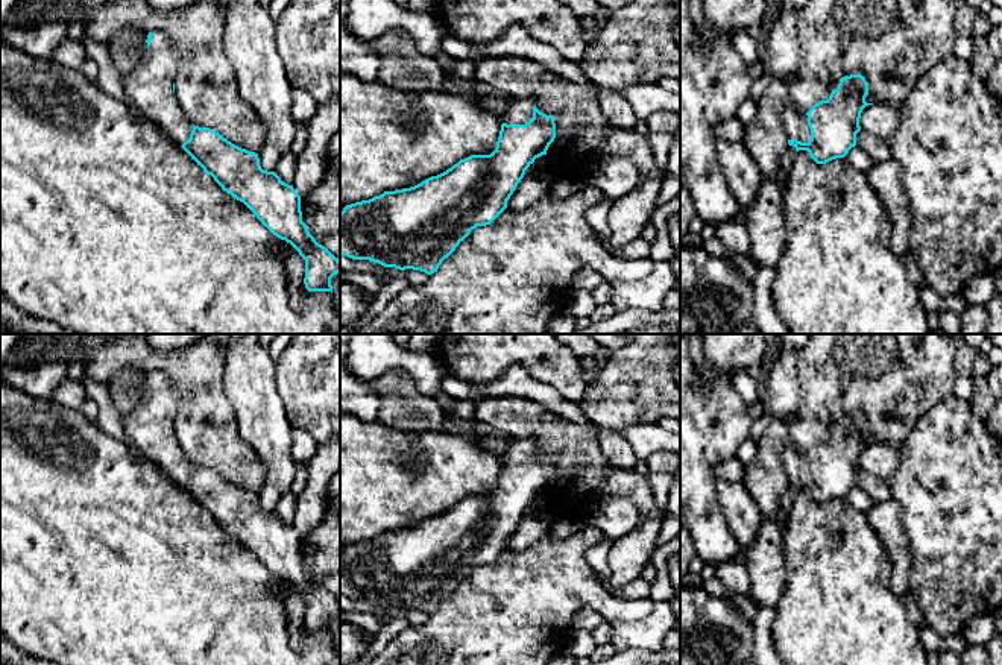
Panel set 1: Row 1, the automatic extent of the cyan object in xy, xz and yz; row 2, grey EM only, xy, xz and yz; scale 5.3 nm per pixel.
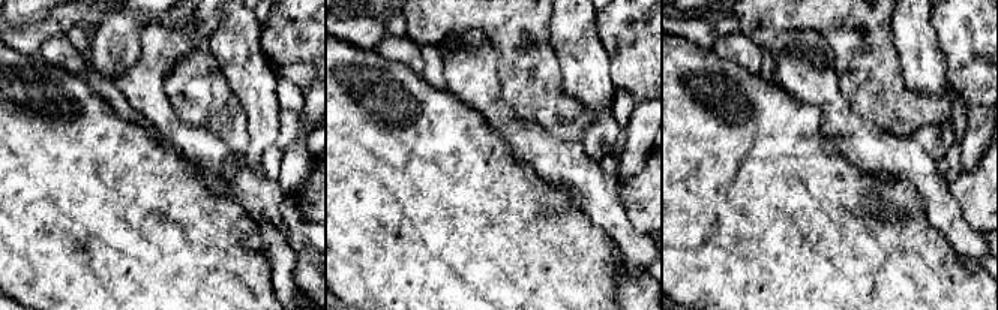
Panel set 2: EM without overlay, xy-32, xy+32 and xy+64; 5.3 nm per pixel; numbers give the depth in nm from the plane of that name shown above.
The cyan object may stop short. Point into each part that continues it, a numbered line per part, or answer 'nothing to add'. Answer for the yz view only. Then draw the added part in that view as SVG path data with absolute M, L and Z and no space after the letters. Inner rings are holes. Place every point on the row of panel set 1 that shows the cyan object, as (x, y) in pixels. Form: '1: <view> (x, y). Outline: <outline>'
1: yz (796, 125). Outline: M788 109L783 117L783 129L788 140L797 140L802 143L808 143L811 140L811 129L806 112Z

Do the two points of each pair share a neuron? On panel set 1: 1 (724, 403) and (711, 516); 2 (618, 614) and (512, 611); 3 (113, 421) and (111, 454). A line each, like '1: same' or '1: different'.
1: same
2: same
3: different

